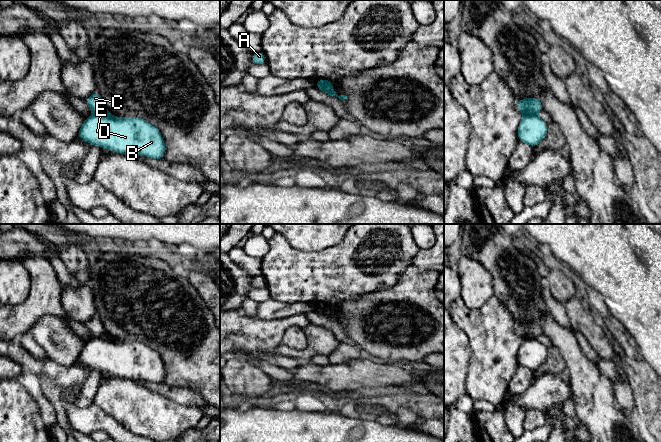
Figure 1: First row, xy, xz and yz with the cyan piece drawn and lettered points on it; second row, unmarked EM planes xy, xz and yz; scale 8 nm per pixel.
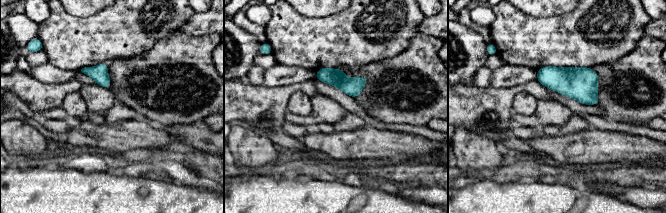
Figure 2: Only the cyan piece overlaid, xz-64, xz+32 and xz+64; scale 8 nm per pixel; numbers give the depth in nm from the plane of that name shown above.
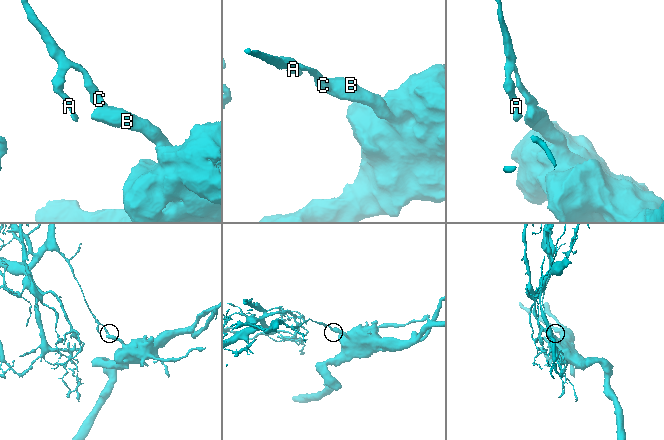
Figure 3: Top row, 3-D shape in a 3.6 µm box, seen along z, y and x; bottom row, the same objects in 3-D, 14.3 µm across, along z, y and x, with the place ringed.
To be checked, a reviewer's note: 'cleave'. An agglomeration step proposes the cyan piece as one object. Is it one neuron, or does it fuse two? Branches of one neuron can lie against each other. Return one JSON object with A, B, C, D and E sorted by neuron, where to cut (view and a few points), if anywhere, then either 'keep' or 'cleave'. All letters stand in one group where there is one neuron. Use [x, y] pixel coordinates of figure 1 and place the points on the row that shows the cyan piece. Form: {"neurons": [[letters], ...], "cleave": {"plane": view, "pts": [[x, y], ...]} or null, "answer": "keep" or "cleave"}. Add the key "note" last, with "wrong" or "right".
{"neurons": [["A", "C"], ["B", "D", "E"]], "cleave": {"plane": "xz", "pts": [[315, 86], [320, 83], [326, 88], [332, 89]]}, "answer": "cleave", "note": "right"}

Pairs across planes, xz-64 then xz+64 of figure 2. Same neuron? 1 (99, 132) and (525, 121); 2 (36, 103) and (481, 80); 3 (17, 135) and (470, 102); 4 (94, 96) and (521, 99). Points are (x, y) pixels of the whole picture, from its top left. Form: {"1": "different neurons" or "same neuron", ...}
{"1": "different neurons", "2": "different neurons", "3": "different neurons", "4": "different neurons"}

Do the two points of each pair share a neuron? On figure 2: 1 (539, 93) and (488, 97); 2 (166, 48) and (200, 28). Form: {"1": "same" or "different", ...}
{"1": "same", "2": "different"}

